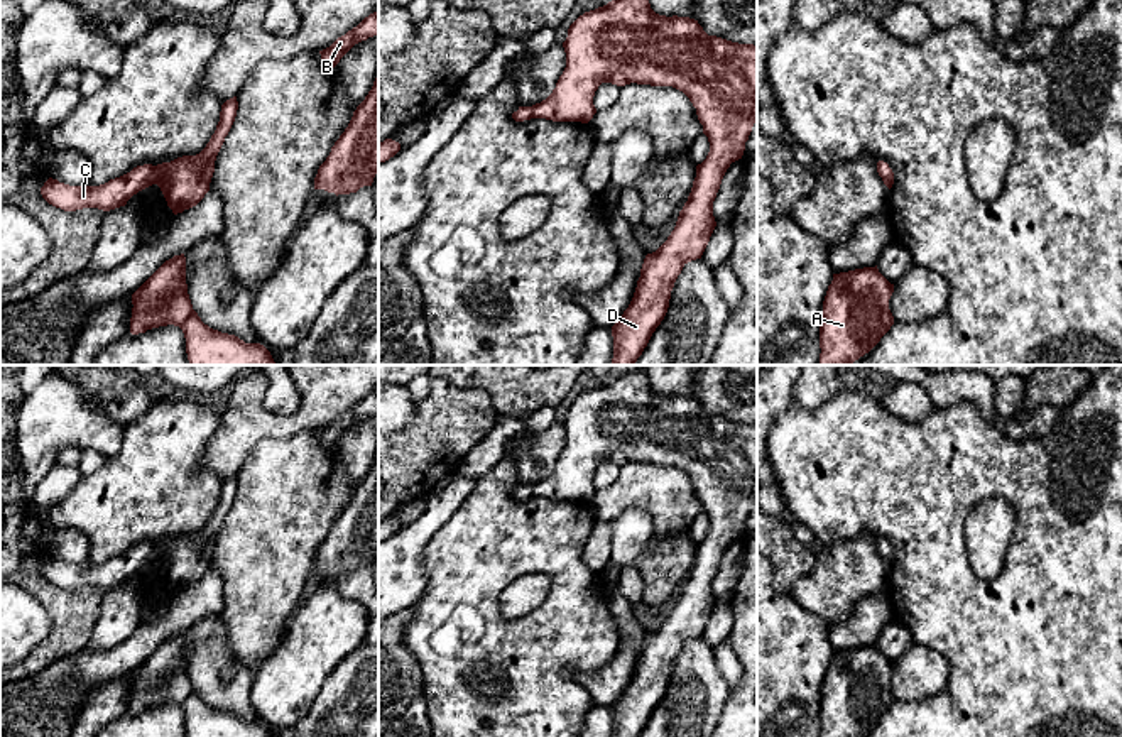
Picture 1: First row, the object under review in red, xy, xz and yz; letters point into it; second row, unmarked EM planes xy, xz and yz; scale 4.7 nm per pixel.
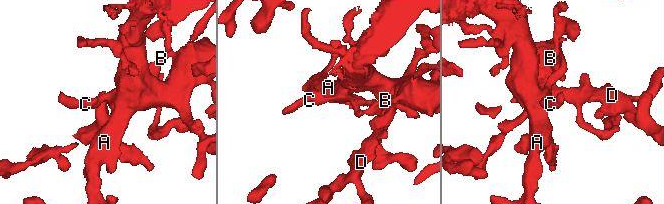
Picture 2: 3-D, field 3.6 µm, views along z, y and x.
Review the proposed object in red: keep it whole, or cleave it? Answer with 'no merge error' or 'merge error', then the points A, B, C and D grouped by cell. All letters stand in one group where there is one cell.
no merge error; A B C D

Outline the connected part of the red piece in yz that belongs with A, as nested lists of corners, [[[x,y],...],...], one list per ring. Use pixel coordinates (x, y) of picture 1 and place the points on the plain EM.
[[[875,646],[833,652],[820,698],[820,737],[860,737],[894,703],[891,663]]]

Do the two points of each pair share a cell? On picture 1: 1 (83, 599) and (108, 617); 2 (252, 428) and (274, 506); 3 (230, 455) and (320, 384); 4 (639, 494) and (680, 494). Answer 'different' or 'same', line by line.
1: different
2: different
3: same
4: same

